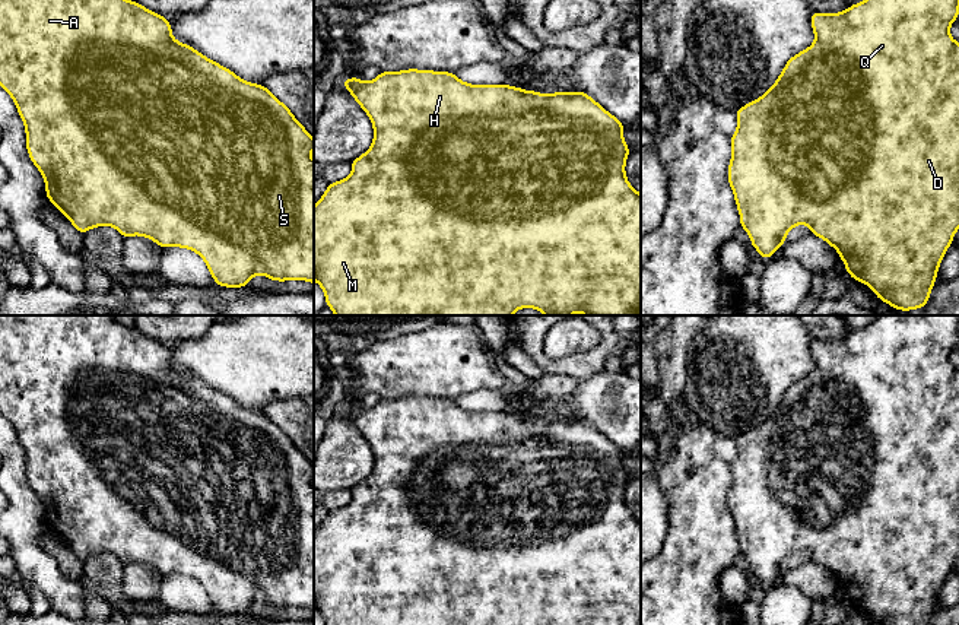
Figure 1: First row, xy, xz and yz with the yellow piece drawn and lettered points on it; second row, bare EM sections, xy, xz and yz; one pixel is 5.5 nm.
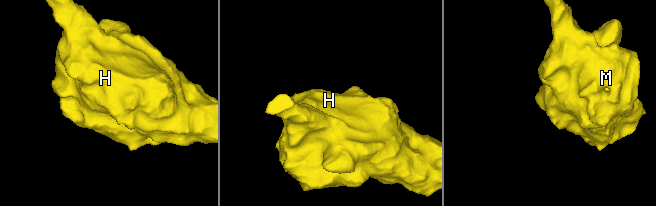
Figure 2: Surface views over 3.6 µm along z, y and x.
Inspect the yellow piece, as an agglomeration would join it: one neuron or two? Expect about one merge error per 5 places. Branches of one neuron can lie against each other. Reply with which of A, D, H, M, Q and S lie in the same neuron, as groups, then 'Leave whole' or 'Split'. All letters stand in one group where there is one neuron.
Groups: A D H M Q S. Leave whole

